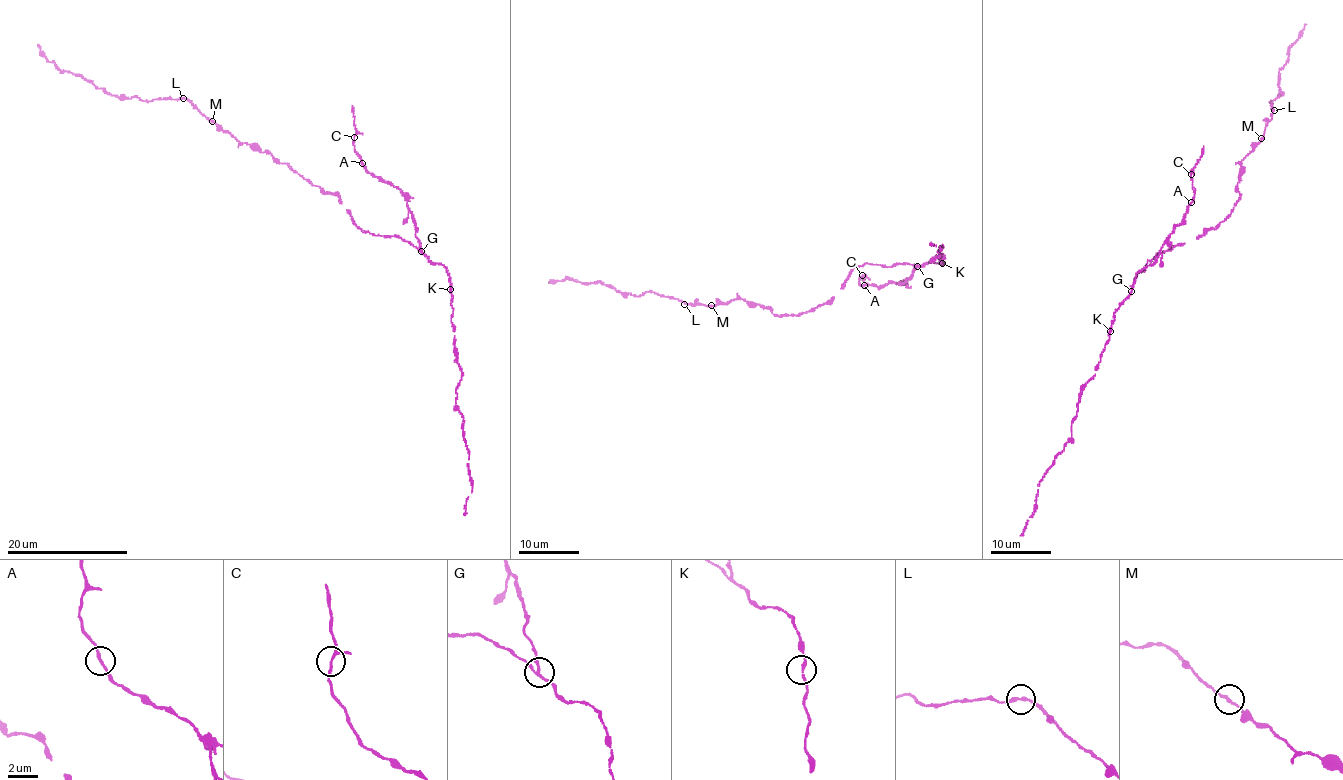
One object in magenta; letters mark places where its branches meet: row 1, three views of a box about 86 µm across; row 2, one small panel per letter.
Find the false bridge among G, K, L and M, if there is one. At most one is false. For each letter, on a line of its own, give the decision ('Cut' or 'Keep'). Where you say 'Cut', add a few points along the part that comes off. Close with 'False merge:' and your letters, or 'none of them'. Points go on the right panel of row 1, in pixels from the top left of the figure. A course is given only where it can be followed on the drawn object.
G: Cut. Course of the part to remove: (1131, 291), (1136, 274), (1155, 261), (1173, 228), (1185, 217), (1194, 193), (1191, 173), (1203, 146)
K: Keep
L: Keep
M: Keep
False merge: G

